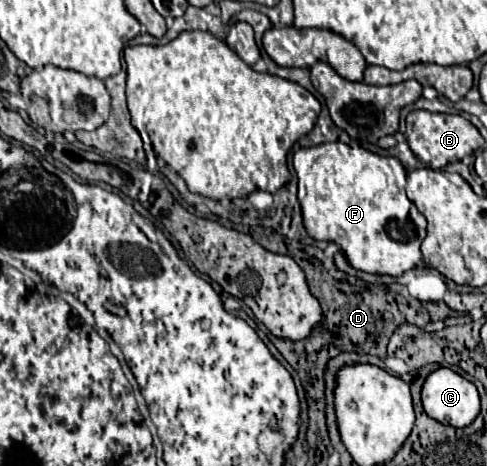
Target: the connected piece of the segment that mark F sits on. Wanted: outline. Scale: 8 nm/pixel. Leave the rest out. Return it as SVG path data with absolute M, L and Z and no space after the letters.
M358 140L350 143L335 141L313 147L303 147L293 155L293 167L299 179L299 203L307 233L317 241L331 241L341 247L347 263L371 275L403 275L415 269L421 255L421 241L427 235L427 221L405 195L405 169L395 157L381 157L359 146Z

